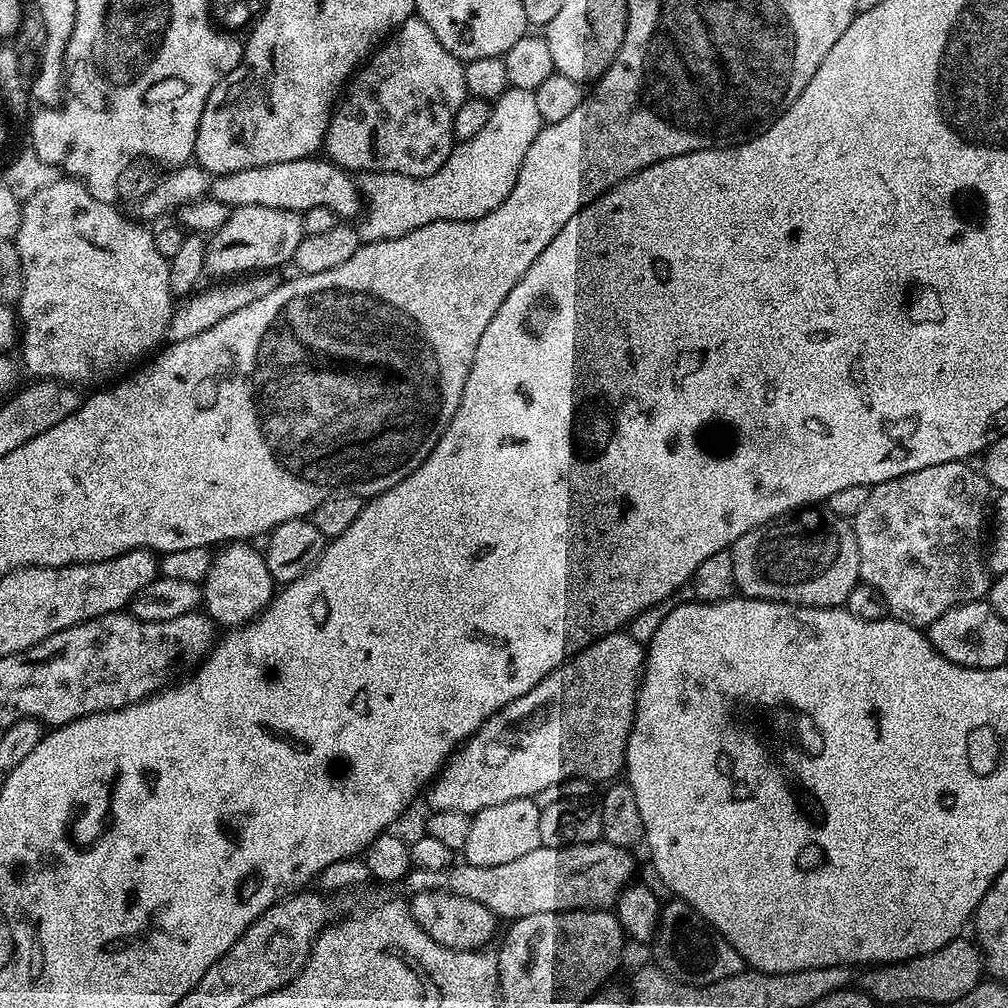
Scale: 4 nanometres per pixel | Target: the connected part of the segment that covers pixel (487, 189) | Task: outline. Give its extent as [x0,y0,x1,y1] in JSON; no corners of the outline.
[355,87,544,244]

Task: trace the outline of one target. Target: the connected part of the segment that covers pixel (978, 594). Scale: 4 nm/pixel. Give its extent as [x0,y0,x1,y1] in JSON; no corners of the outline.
[854,460,990,630]

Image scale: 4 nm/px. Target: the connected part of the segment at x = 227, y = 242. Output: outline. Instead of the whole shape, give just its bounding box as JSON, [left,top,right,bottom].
[205,206,304,278]

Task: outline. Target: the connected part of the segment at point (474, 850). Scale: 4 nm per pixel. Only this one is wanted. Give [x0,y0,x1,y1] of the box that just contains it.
[462,798,542,866]

